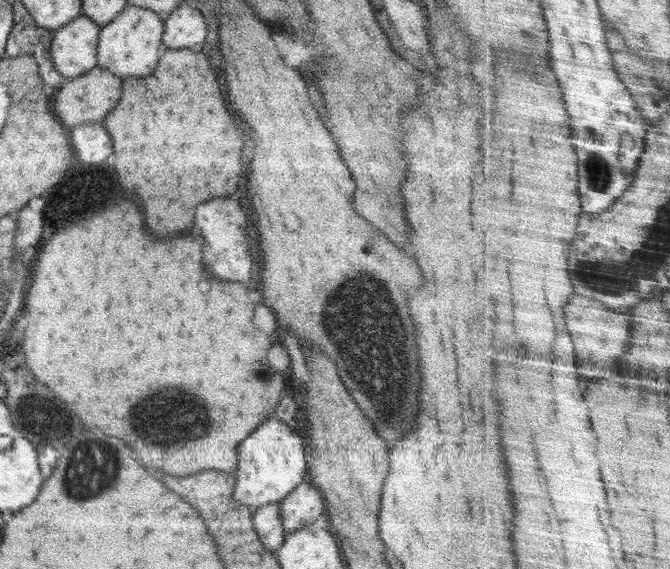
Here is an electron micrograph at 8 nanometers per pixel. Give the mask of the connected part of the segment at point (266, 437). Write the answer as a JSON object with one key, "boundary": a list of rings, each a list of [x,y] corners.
{"boundary":[[[274,416],[262,422],[237,445],[238,467],[232,474],[235,478],[232,499],[253,510],[262,505],[279,503],[308,478],[305,442],[298,435],[296,426],[290,427]]]}

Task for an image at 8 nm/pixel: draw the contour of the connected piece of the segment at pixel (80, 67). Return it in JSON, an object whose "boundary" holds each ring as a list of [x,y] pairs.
{"boundary":[[[82,14],[54,31],[52,44],[50,44],[50,55],[52,55],[54,67],[66,80],[82,76],[97,66],[96,48],[100,39],[101,27]]]}

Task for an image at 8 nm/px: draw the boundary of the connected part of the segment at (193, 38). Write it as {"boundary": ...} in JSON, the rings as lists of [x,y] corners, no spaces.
{"boundary":[[[181,3],[164,22],[163,42],[166,48],[181,49],[204,44],[208,36],[206,19],[200,10]]]}

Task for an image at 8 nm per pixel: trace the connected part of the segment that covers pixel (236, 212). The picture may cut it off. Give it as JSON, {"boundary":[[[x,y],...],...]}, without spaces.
{"boundary":[[[216,198],[200,204],[196,208],[196,226],[204,236],[204,260],[212,268],[216,276],[230,282],[242,282],[251,278],[255,267],[256,255],[250,250],[248,237],[248,220],[238,200],[232,198]]]}

